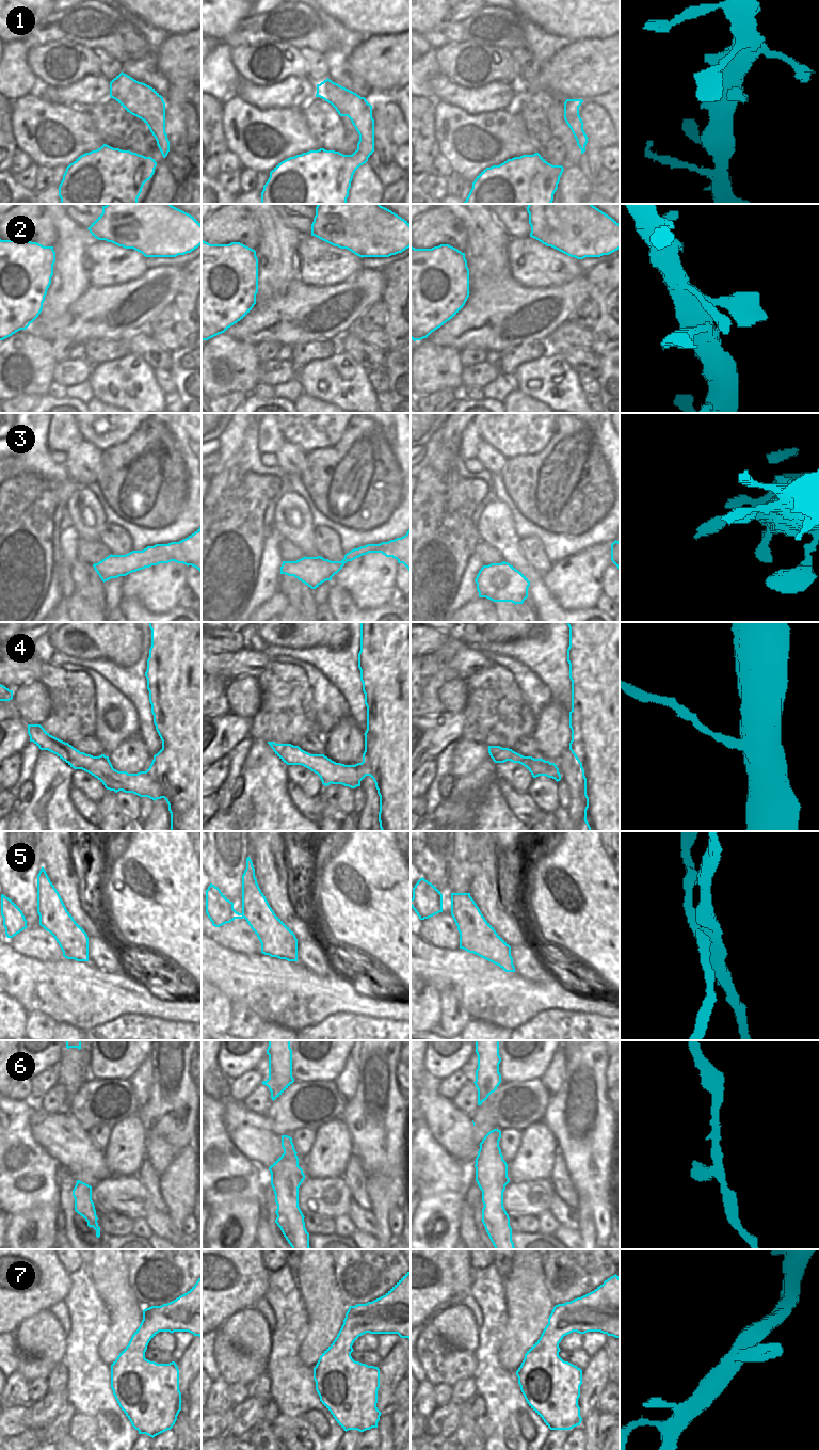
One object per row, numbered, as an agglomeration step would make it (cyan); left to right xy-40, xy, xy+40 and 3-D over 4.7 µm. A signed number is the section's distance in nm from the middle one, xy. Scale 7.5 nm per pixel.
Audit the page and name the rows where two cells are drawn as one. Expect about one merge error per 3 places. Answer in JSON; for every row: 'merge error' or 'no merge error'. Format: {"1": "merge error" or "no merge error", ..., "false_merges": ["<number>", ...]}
{"1": "no merge error", "2": "no merge error", "3": "no merge error", "4": "merge error", "5": "merge error", "6": "merge error", "7": "no merge error", "false_merges": ["4", "5", "6"]}

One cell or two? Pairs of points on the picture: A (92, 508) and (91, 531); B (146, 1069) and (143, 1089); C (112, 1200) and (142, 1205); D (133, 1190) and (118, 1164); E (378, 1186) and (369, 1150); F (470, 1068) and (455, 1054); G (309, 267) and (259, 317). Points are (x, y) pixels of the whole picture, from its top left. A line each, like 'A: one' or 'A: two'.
A: one
B: one
C: one
D: two
E: two
F: two
G: two

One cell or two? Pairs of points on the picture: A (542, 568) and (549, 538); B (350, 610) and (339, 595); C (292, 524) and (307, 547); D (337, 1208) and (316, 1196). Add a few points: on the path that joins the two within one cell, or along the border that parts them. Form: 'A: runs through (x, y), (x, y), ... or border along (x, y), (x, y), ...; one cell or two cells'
A: border along (524, 538), (534, 536), (552, 563); two cells
B: runs through (347, 607), (339, 599); one cell
C: runs through (298, 529), (304, 542); one cell
D: runs through (332, 1205), (321, 1199); one cell

